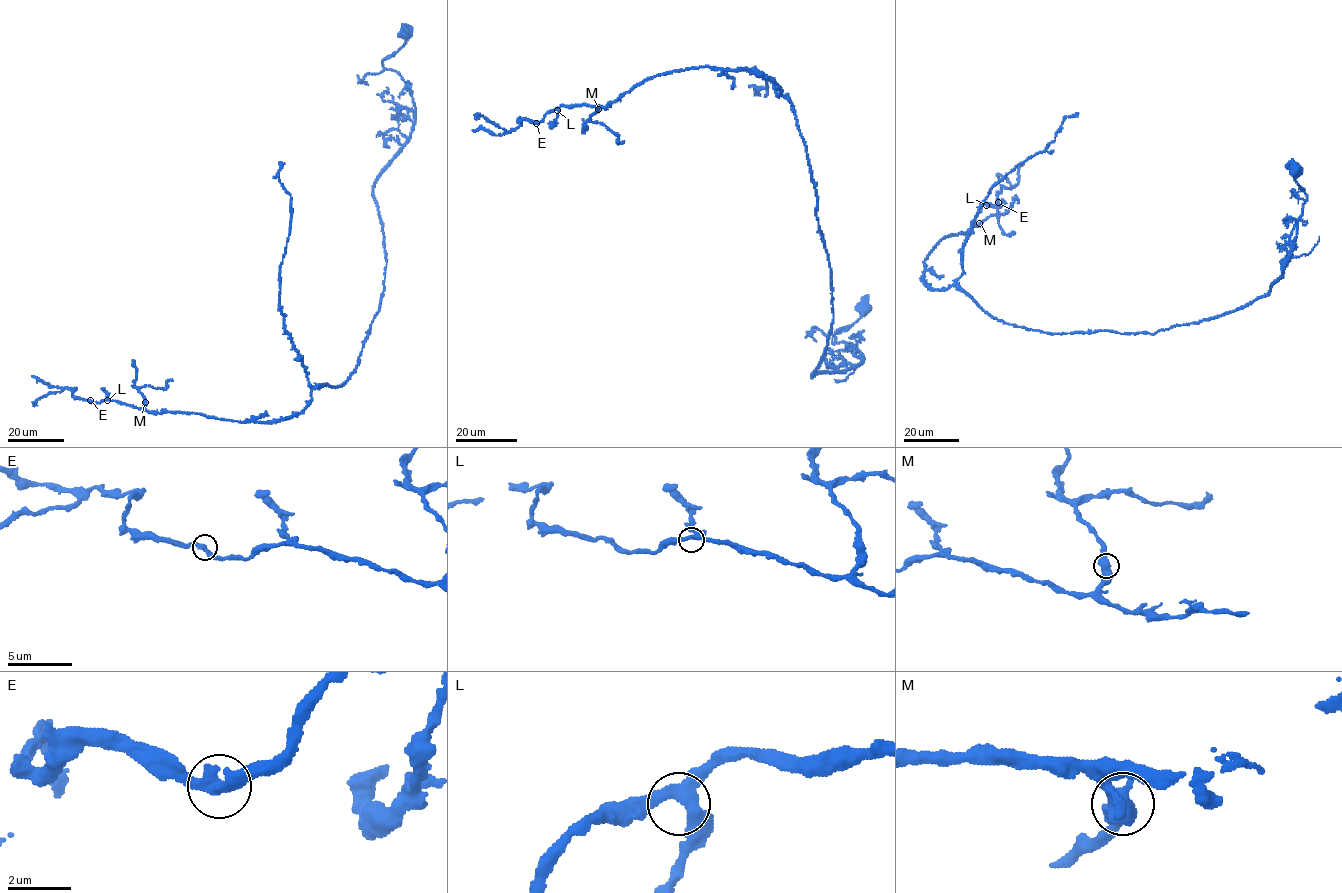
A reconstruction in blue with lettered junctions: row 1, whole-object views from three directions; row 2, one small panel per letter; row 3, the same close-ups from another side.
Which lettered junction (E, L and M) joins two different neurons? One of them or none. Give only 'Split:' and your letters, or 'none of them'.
Split: none of them

